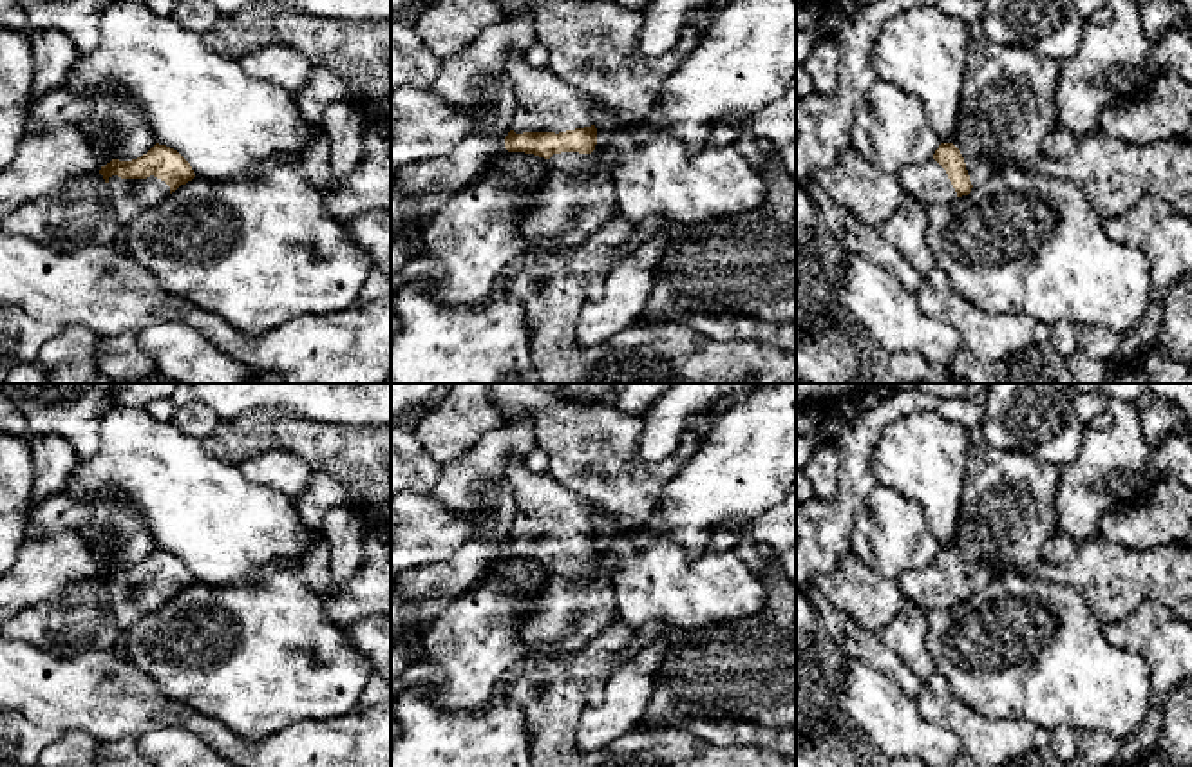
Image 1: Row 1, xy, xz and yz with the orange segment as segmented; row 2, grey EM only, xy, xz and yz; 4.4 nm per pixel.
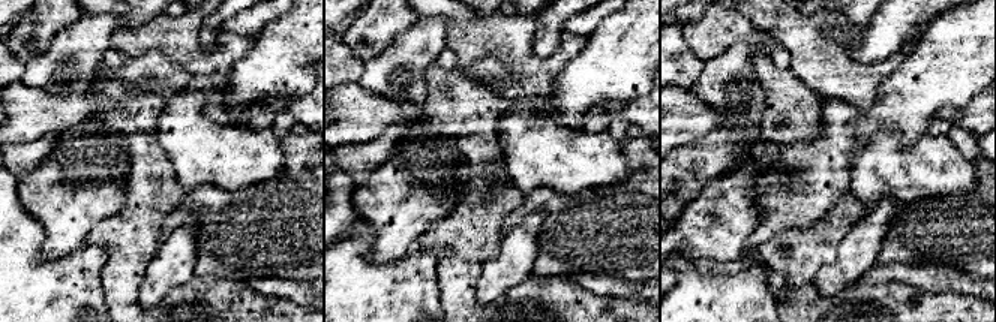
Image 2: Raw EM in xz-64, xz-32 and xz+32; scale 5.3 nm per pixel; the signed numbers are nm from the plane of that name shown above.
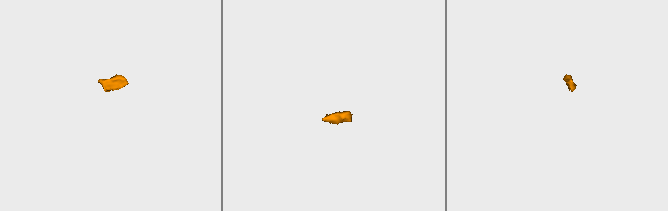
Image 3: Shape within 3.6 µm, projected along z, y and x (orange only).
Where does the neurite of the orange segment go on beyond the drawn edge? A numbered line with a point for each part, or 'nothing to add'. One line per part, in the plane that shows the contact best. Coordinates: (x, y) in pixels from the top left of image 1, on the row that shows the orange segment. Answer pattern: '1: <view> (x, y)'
1: xz (543, 102)
2: xz (570, 161)

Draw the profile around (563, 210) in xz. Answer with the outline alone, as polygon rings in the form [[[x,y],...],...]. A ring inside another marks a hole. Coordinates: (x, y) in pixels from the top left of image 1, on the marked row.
[[[611,109],[595,118],[597,145],[588,154],[591,170],[568,174],[553,165],[548,166],[543,181],[525,197],[517,212],[519,230],[530,246],[501,271],[501,286],[548,250],[570,250],[582,244],[619,212],[615,156],[608,152],[604,137],[629,119]]]

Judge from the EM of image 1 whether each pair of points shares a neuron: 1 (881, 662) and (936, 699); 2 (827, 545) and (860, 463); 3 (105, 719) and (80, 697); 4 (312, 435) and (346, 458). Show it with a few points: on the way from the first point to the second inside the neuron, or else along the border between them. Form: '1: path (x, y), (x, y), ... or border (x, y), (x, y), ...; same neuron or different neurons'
1: border (923, 682), (916, 697); different neurons
2: path (827, 525), (852, 500), (856, 483); same neuron
3: path (100, 713), (85, 699); same neuron
4: path (321, 444), (337, 449); same neuron

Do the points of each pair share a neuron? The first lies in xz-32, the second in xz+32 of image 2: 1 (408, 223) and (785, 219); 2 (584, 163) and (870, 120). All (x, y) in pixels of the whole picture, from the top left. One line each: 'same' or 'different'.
1: different
2: different

